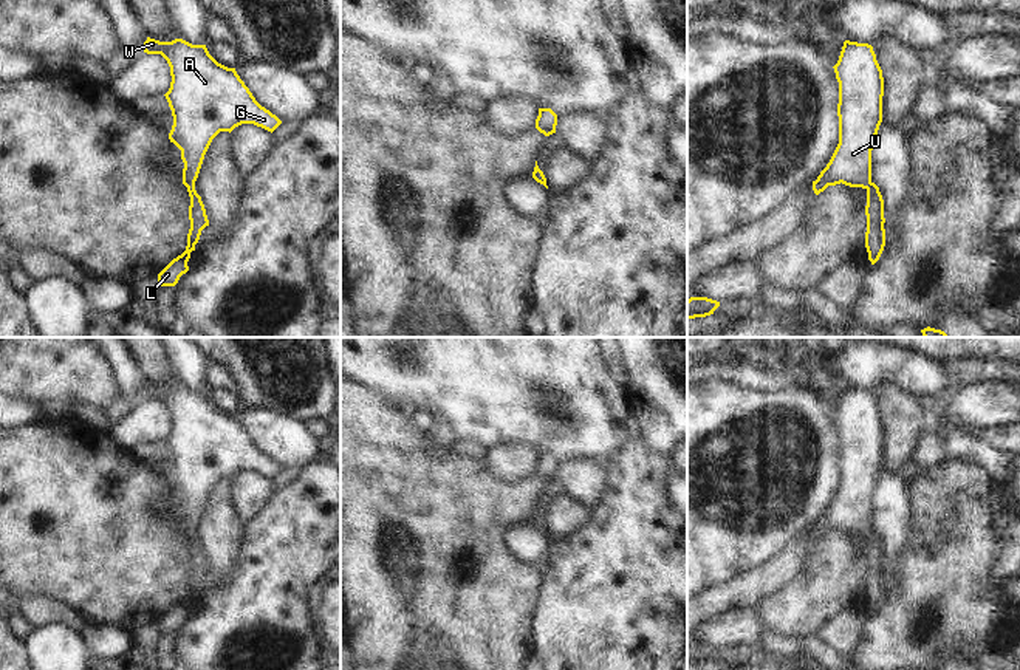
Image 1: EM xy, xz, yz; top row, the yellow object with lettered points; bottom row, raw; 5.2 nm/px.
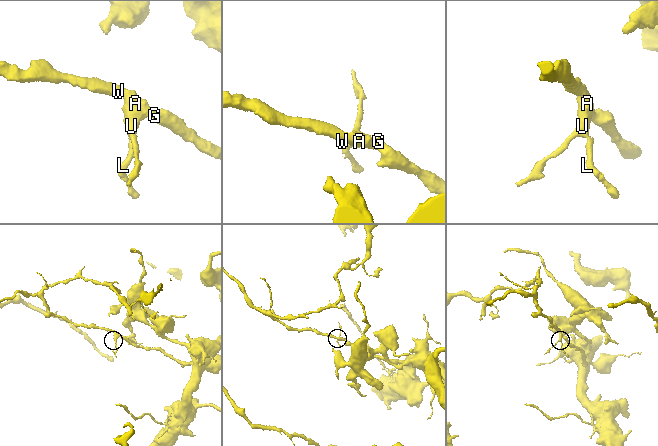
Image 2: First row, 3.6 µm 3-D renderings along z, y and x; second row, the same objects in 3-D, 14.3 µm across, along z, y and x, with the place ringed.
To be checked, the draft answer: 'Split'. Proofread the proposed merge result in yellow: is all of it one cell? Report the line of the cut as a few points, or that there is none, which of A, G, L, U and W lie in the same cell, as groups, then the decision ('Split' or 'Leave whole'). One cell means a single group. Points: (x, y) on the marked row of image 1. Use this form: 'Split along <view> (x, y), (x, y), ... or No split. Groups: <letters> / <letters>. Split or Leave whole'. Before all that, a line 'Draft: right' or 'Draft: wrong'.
Draft: wrong
No split. Groups: A G L U W. Leave whole

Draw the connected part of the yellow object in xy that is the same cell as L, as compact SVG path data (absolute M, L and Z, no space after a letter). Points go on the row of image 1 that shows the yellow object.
M147 37L144 53L161 54L170 67L172 82L164 94L173 116L169 139L181 150L183 184L190 197L186 251L158 274L161 286L175 286L189 271L190 252L195 251L201 231L209 226L195 181L212 139L241 124L254 124L272 133L282 121L255 101L235 68L218 63L206 45Z

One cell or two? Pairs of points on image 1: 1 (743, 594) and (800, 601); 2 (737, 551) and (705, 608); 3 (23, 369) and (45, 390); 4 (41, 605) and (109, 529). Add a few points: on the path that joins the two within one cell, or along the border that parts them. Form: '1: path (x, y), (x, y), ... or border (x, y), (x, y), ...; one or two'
1: border (796, 577), (754, 607); two
2: border (749, 571), (703, 593); two
3: path (28, 373), (41, 386); one
4: border (16, 596), (47, 596), (68, 604), (79, 615); two

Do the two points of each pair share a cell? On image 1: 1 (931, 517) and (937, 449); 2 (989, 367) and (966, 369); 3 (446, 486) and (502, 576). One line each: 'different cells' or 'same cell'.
1: different cells
2: same cell
3: same cell

